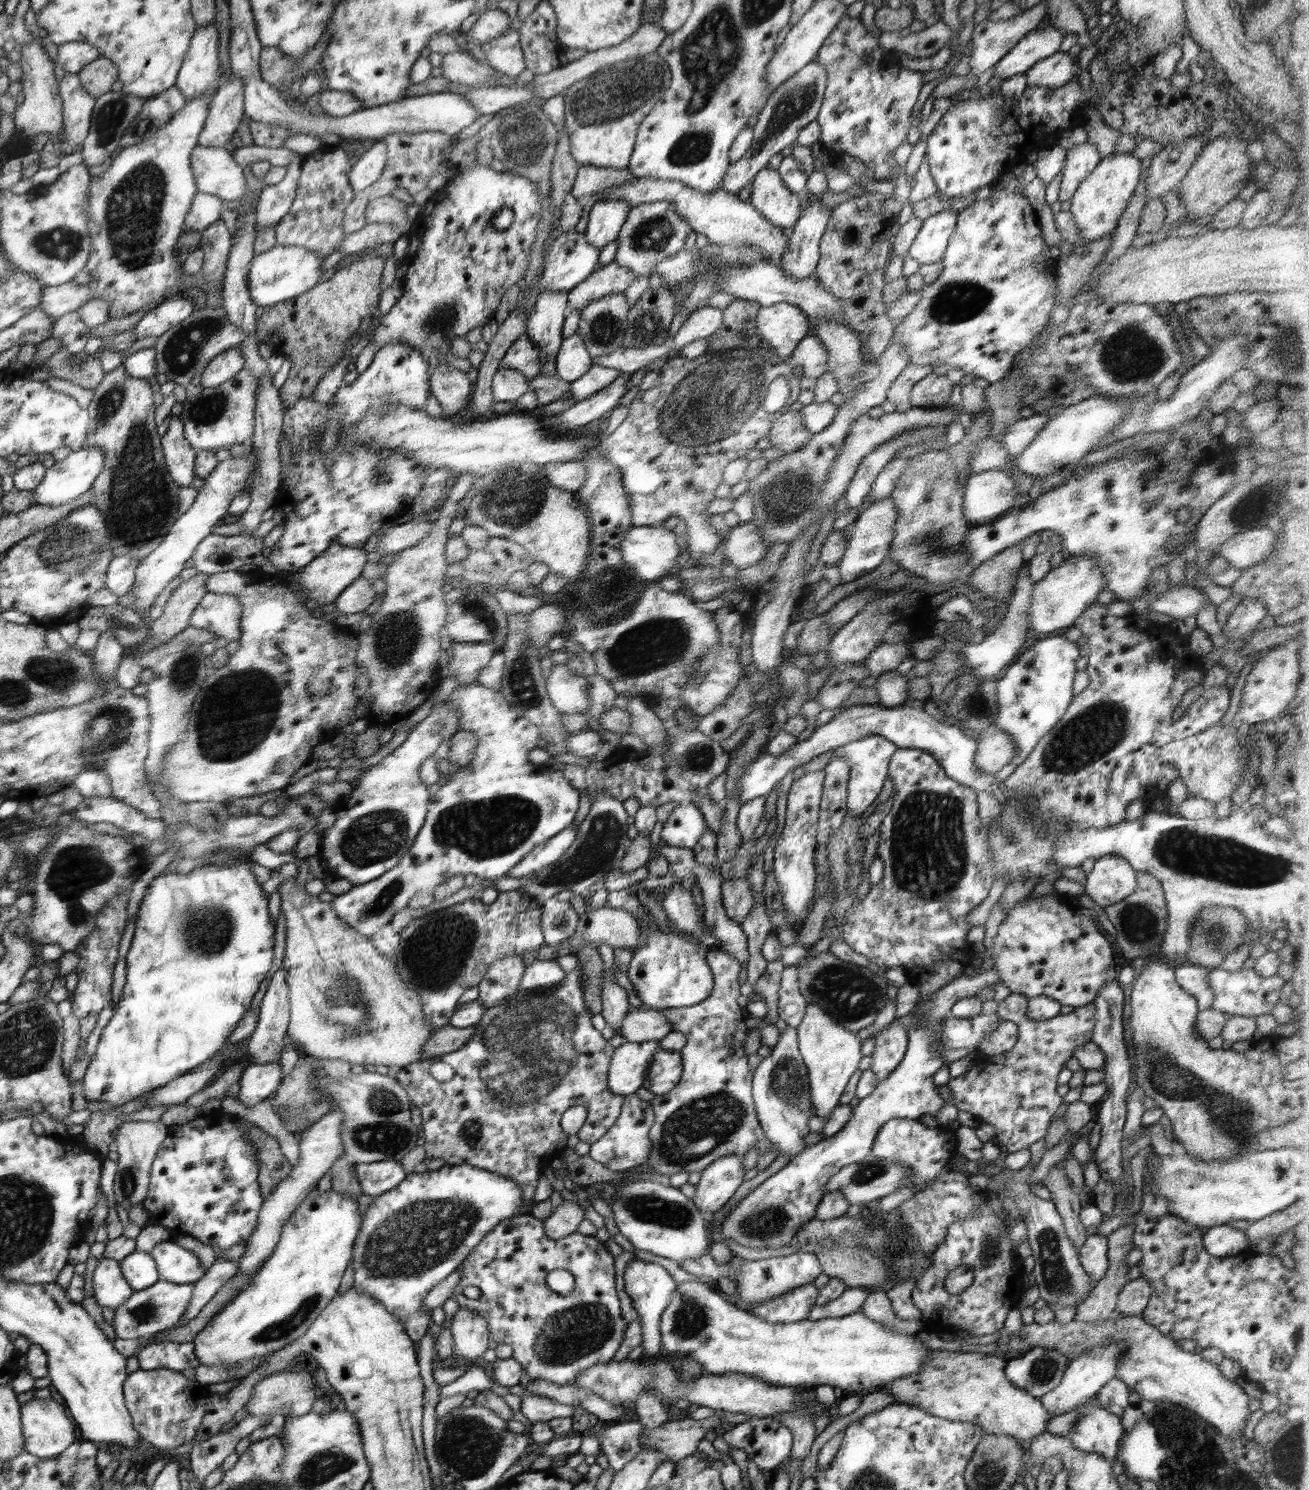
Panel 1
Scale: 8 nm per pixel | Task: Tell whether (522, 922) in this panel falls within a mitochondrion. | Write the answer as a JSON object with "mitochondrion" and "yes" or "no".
{"mitochondrion":"no"}

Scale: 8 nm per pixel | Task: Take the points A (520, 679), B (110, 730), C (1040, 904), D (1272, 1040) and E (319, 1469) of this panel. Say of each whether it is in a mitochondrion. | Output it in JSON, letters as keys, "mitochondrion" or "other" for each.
{"A":"mitochondrion","B":"mitochondrion","C":"other","D":"other","E":"mitochondrion"}

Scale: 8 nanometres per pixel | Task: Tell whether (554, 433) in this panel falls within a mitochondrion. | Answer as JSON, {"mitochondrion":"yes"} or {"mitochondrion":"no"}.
{"mitochondrion":"no"}

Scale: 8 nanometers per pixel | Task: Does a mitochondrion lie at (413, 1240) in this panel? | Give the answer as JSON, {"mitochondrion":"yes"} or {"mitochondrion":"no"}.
{"mitochondrion":"yes"}

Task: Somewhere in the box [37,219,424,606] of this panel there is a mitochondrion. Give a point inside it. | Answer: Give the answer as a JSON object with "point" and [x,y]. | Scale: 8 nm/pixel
{"point":[138,498]}

